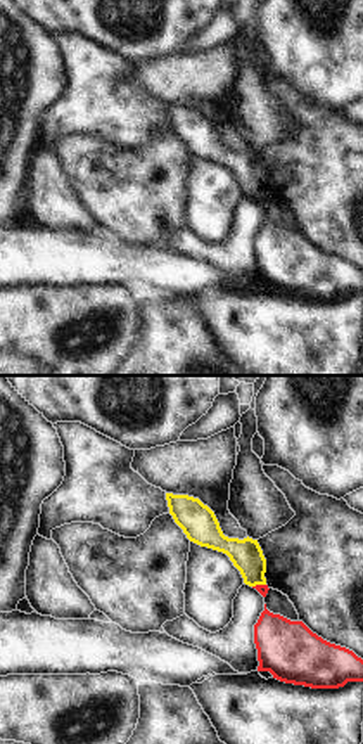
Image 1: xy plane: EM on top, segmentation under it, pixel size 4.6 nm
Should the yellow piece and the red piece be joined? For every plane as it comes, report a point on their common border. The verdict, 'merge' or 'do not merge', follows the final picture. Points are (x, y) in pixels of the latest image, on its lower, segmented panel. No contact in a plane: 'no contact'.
contact (258, 583)

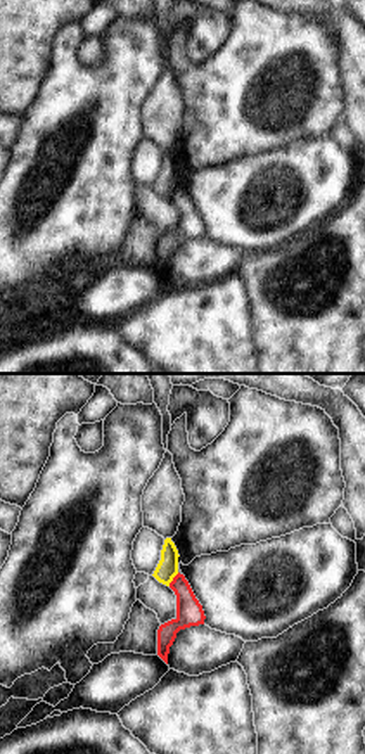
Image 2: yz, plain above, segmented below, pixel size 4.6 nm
contact (172, 580)

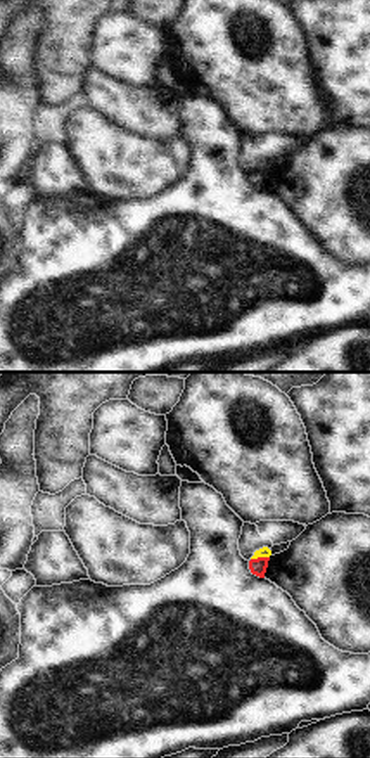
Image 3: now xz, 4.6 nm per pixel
contact (260, 556)

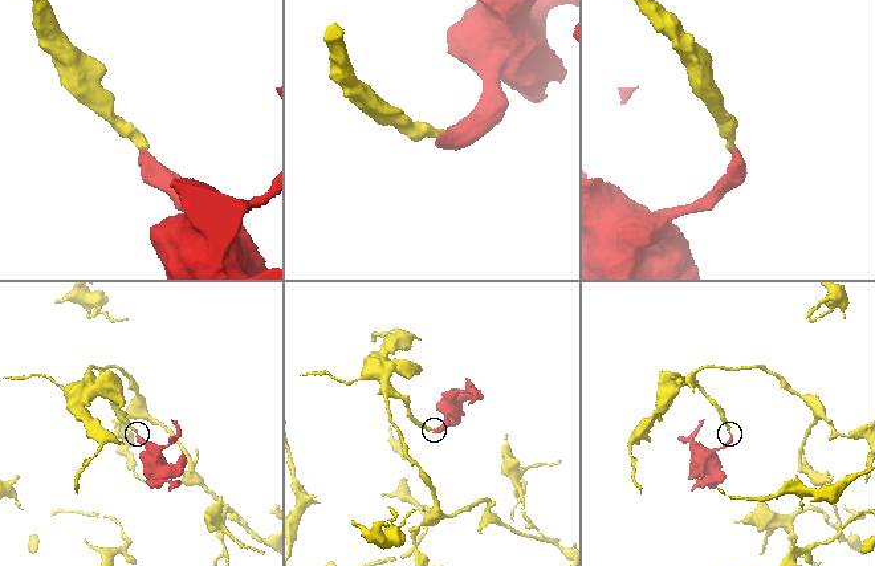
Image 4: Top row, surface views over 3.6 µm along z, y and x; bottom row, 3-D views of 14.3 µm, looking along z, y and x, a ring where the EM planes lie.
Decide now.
do not merge

